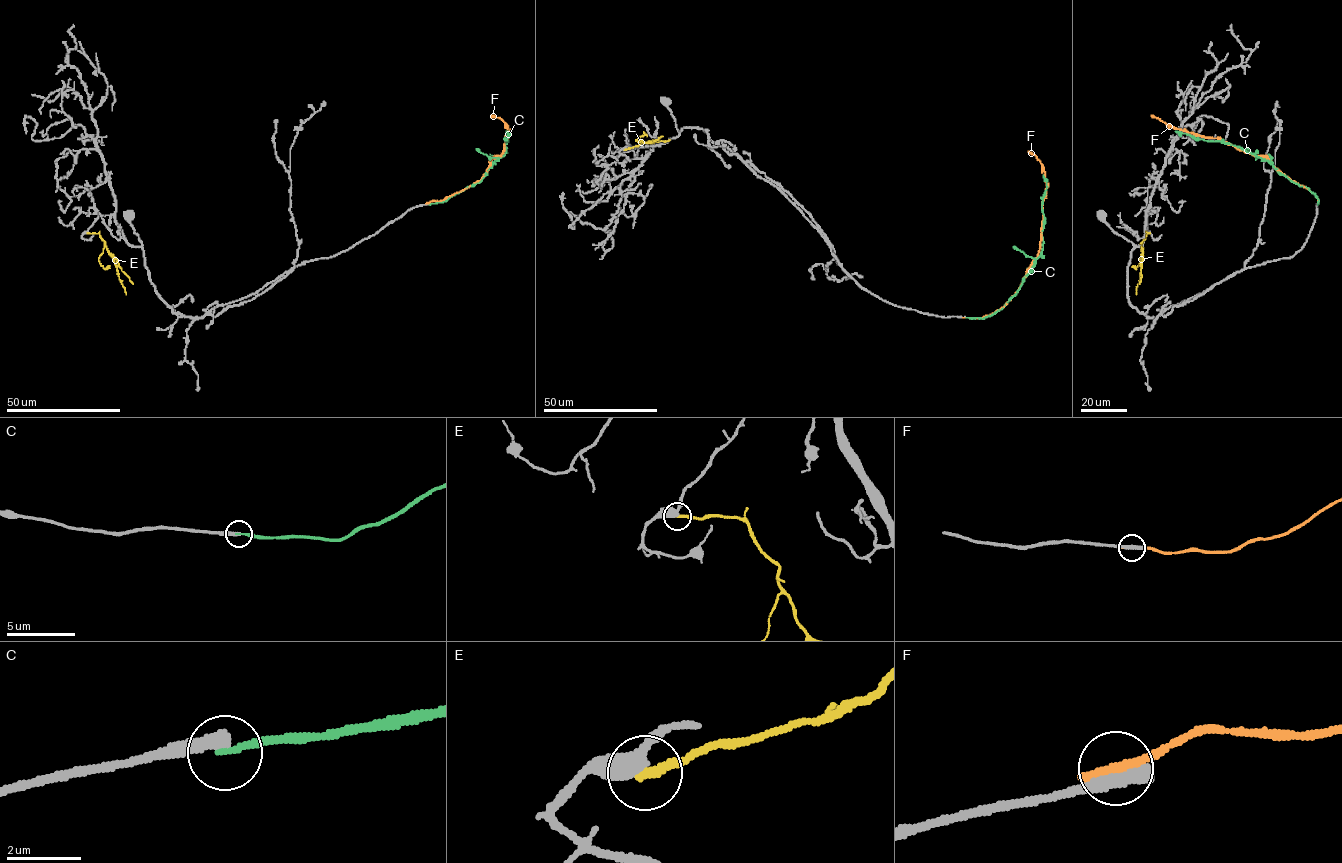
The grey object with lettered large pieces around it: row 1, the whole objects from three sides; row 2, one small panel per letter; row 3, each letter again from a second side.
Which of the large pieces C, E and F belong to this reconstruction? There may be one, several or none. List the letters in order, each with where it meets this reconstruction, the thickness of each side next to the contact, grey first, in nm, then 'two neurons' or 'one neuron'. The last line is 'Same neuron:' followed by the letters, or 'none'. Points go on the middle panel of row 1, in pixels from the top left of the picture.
C: meets grey at (966, 317); 320 nm thick on the grey side, 160 nm on the other; two neurons
E: meets grey at (624, 150); 400 nm thick on the grey side, 240 nm on the other; two neurons
F: meets grey at (964, 317); 440 nm thick on the grey side, 320 nm on the other; two neurons
Same neuron: none

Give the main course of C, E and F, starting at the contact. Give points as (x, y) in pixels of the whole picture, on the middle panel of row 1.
C: (966, 317), (983, 318), (1000, 310), (1014, 295), (1040, 254), (1044, 217), (1042, 196), (1046, 187), (1042, 175)
E: (624, 149), (663, 136)
F: (964, 317), (981, 318), (1001, 309), (1018, 289), (1037, 256), (1046, 184), (1044, 168), (1027, 151)

